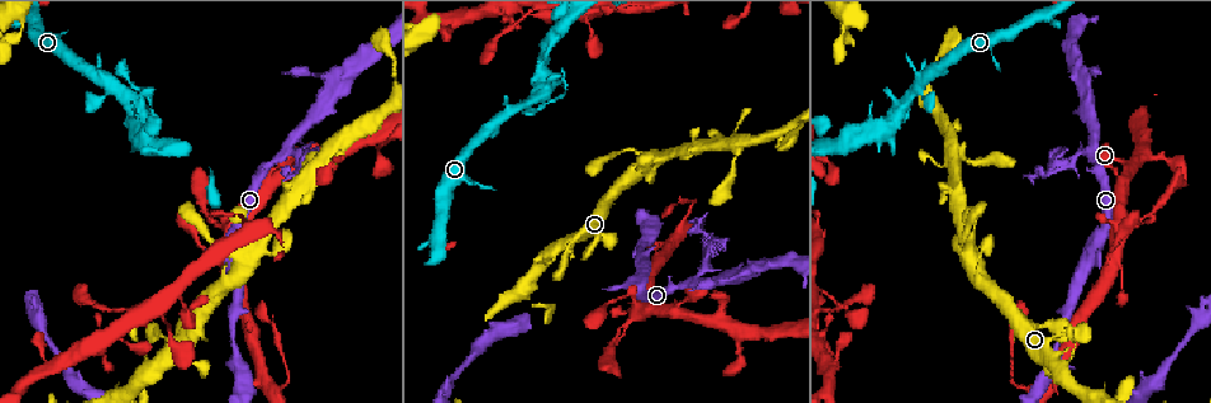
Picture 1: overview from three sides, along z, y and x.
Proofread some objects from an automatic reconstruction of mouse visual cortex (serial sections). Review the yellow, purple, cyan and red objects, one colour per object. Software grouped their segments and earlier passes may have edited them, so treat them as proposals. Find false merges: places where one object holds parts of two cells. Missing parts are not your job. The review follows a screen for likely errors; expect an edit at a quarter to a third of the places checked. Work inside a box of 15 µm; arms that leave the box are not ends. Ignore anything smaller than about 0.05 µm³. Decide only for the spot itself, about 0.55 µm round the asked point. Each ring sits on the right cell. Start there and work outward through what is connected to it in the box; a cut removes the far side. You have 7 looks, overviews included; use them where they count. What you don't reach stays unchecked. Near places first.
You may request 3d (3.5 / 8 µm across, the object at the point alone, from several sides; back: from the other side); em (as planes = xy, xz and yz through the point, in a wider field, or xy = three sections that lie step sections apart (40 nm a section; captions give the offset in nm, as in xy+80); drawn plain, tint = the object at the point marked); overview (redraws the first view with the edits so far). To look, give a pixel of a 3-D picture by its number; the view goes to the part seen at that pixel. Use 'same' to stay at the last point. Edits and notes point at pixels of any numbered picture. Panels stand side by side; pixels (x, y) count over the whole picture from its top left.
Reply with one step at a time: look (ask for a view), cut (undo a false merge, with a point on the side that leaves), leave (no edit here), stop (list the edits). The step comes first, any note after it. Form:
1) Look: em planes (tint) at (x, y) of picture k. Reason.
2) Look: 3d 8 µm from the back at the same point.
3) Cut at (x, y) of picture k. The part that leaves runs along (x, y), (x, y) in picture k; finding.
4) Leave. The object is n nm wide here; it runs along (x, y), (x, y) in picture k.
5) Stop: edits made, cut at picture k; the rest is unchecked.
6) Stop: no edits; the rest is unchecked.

Look: 3d 8 µm at (137, 106) of picture 1. A fork.

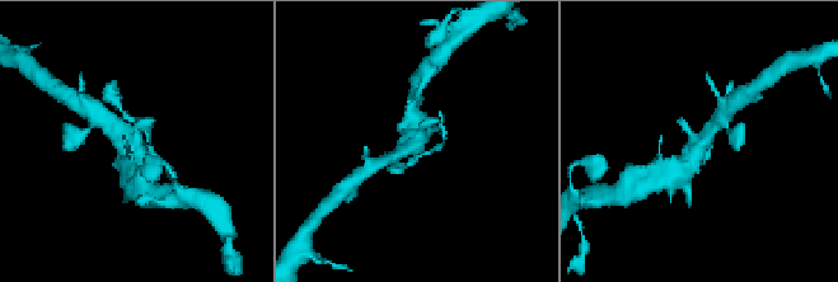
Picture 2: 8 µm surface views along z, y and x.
Look: em xy step 3 (tint) at (415, 144) of picture 2. Now the EM.

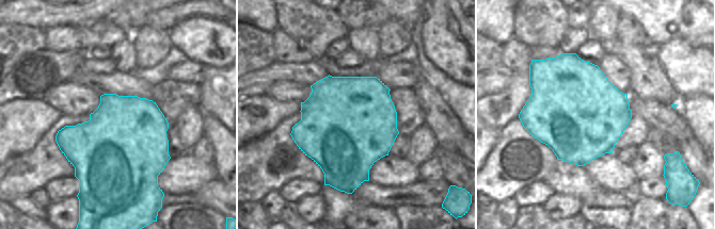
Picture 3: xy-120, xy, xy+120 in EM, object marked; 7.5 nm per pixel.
Cut at (131, 120) of picture 2. Two cells meet here.

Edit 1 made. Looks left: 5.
Look: overview.

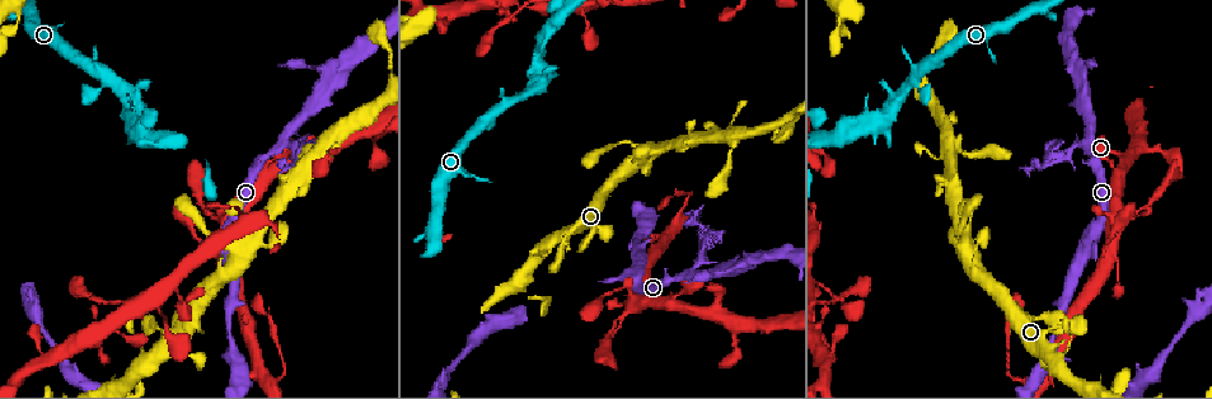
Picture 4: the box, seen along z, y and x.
Look: 3d 3.5 µm at (225, 216) of picture 4. Side arm on a straight run.

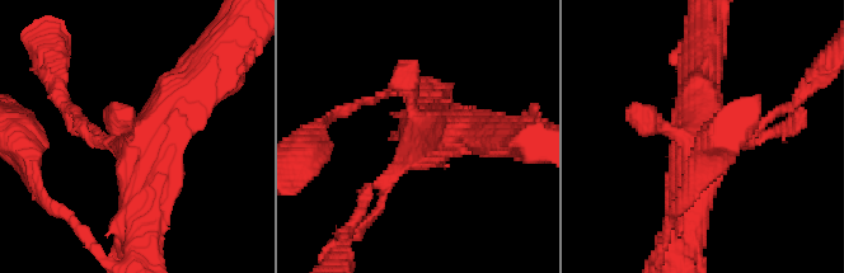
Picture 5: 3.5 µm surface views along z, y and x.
Look: em xy step 1 (tint) at (420, 151) of picture 5. Now the EM.

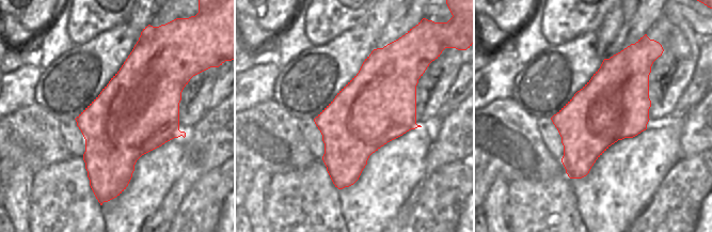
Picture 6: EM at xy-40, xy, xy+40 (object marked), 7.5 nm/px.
Leave. The object is 550 nm wide here; it runs along (205, 79), (158, 130), (137, 227) in picture 5; continuous, no second cell.

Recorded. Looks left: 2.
Look: 3d 8 µm at (283, 371) of picture 4. Abrupt turn.

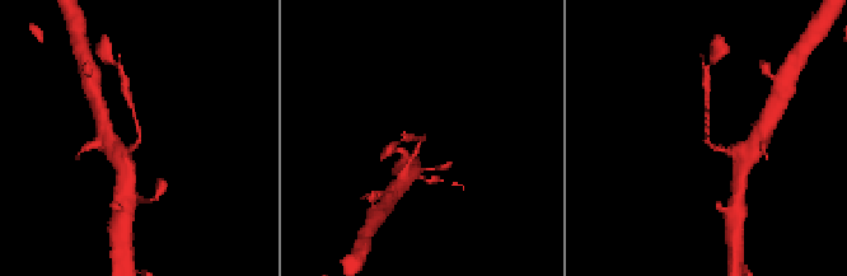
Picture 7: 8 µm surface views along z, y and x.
Look: 3d 3.5 µm at (139, 139) of picture 7. Zoom in.

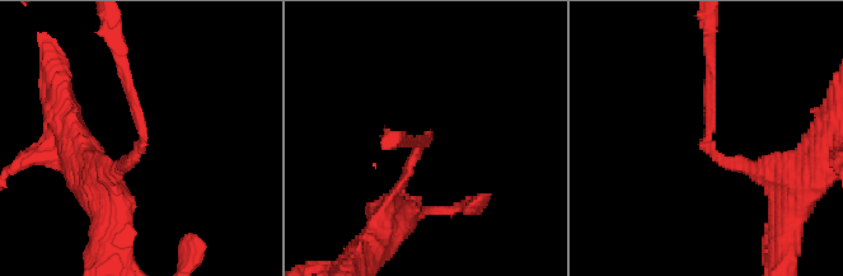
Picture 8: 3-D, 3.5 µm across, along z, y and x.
Cut at (708, 97) of picture 8. The arms are 100, 150 nm wide; the part that leaves runs along (711, 136), (707, 34) in picture 8; a second cell is stuck on.

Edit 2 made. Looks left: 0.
Stop: edits made, cut at picture 2, cut at picture 8; the rest is unchecked.

